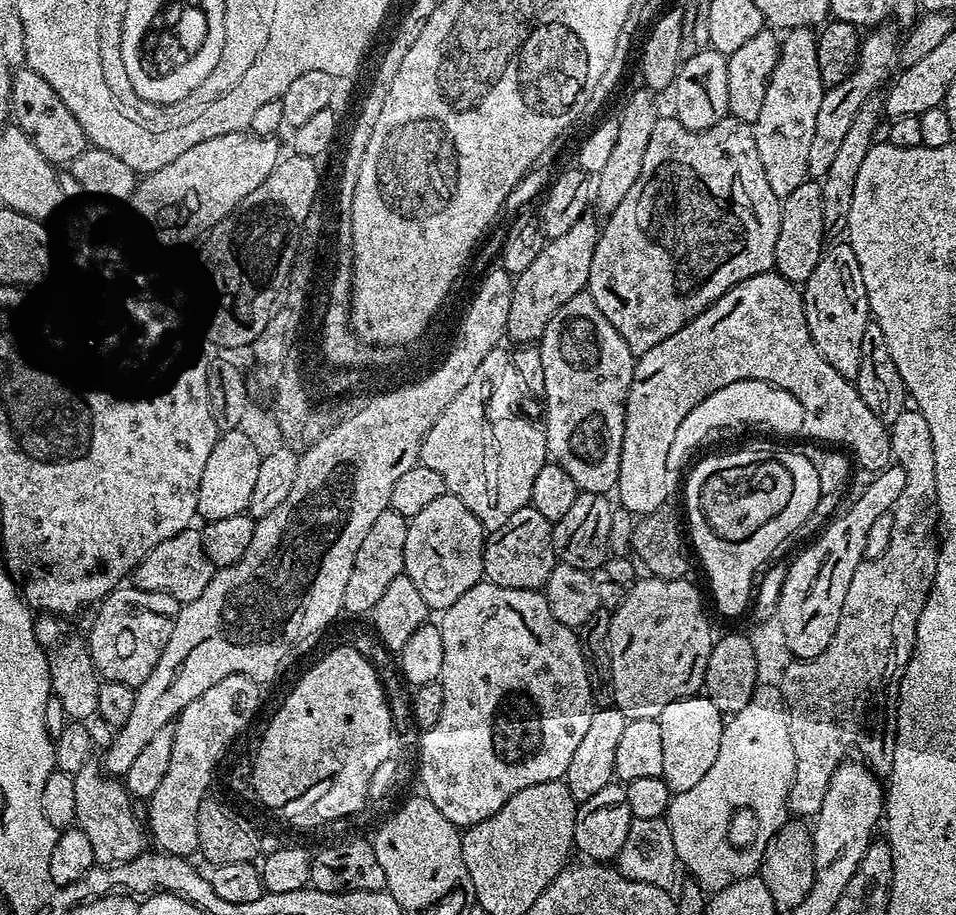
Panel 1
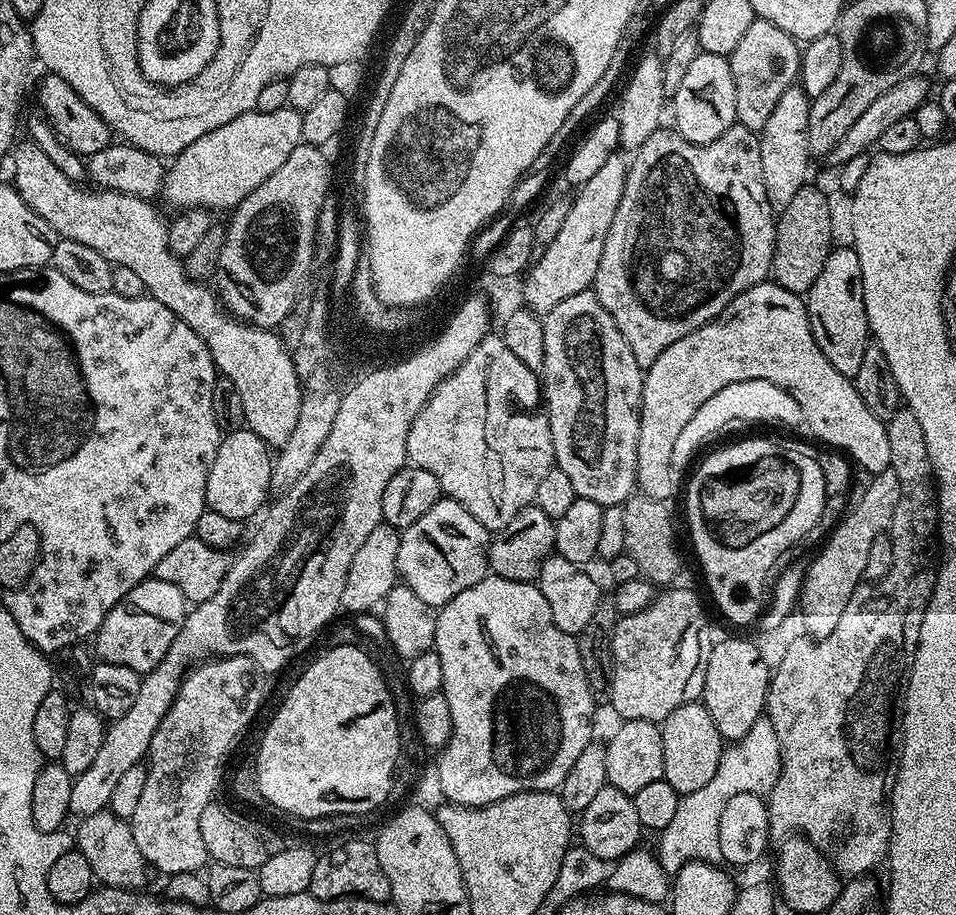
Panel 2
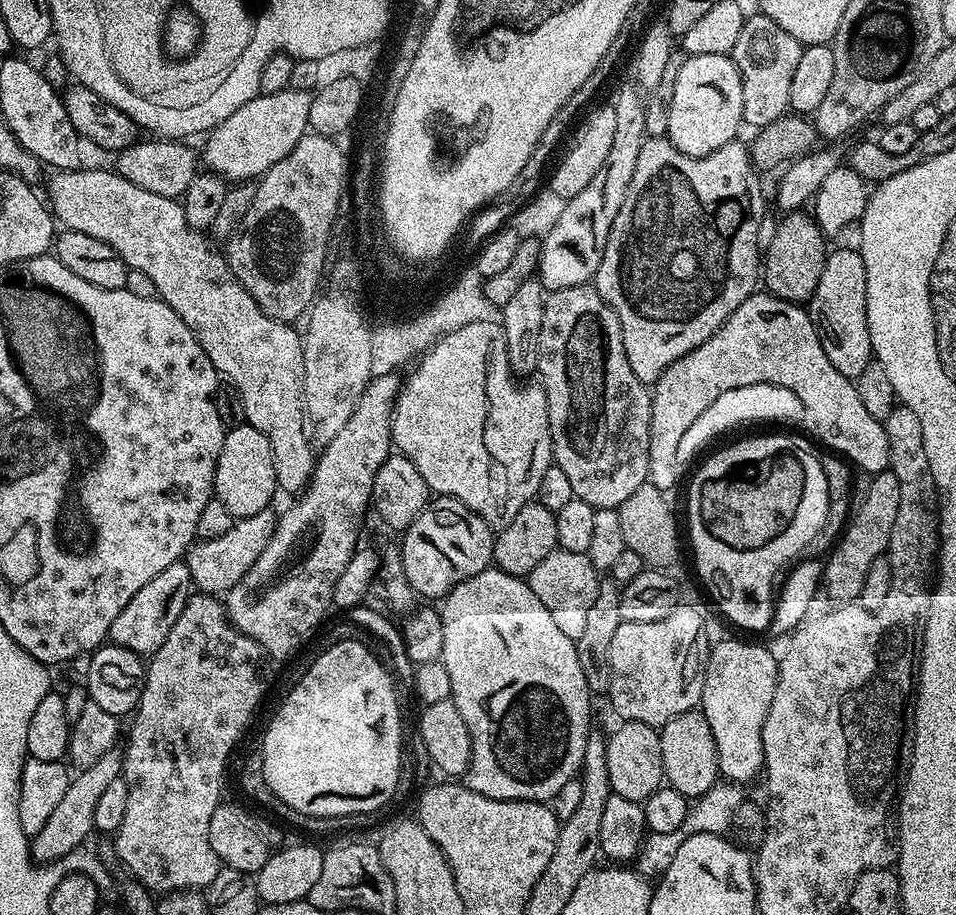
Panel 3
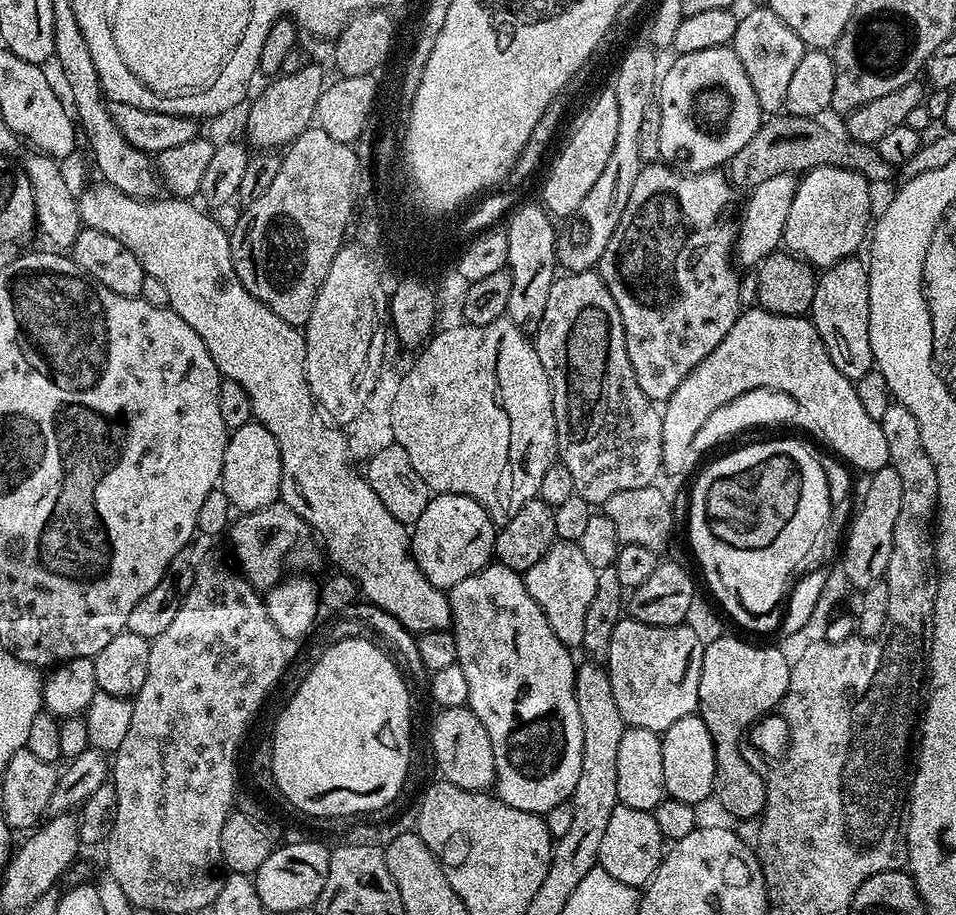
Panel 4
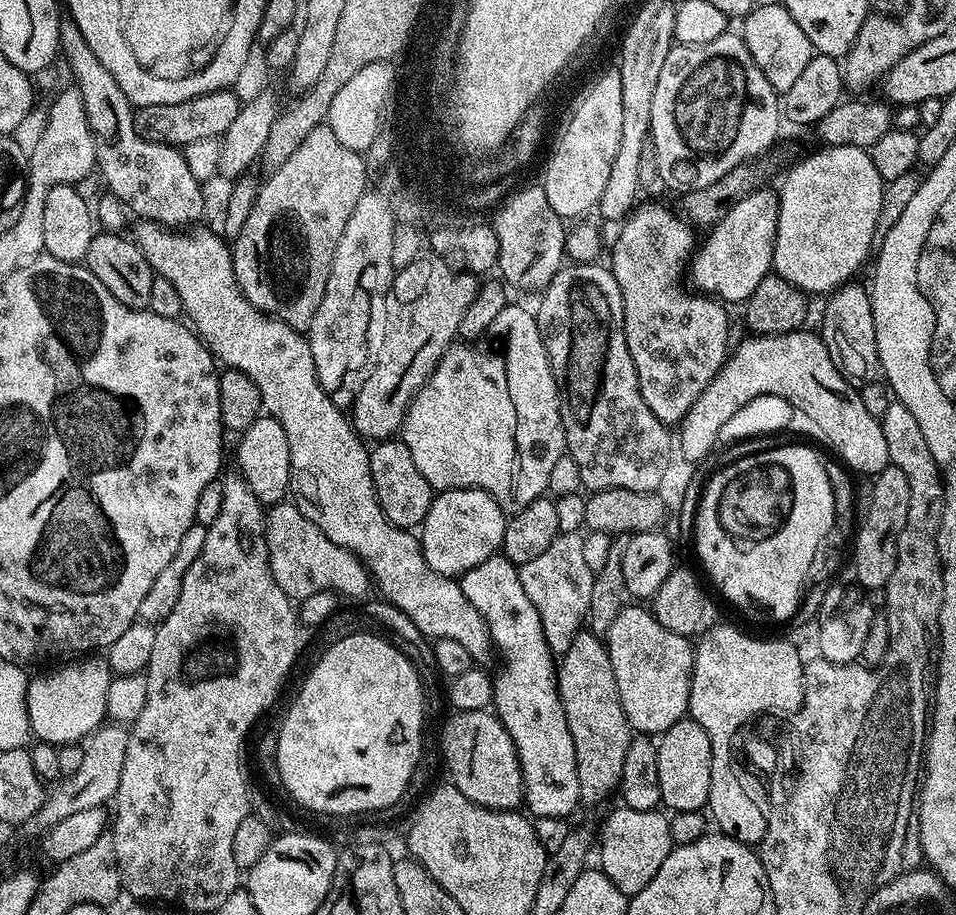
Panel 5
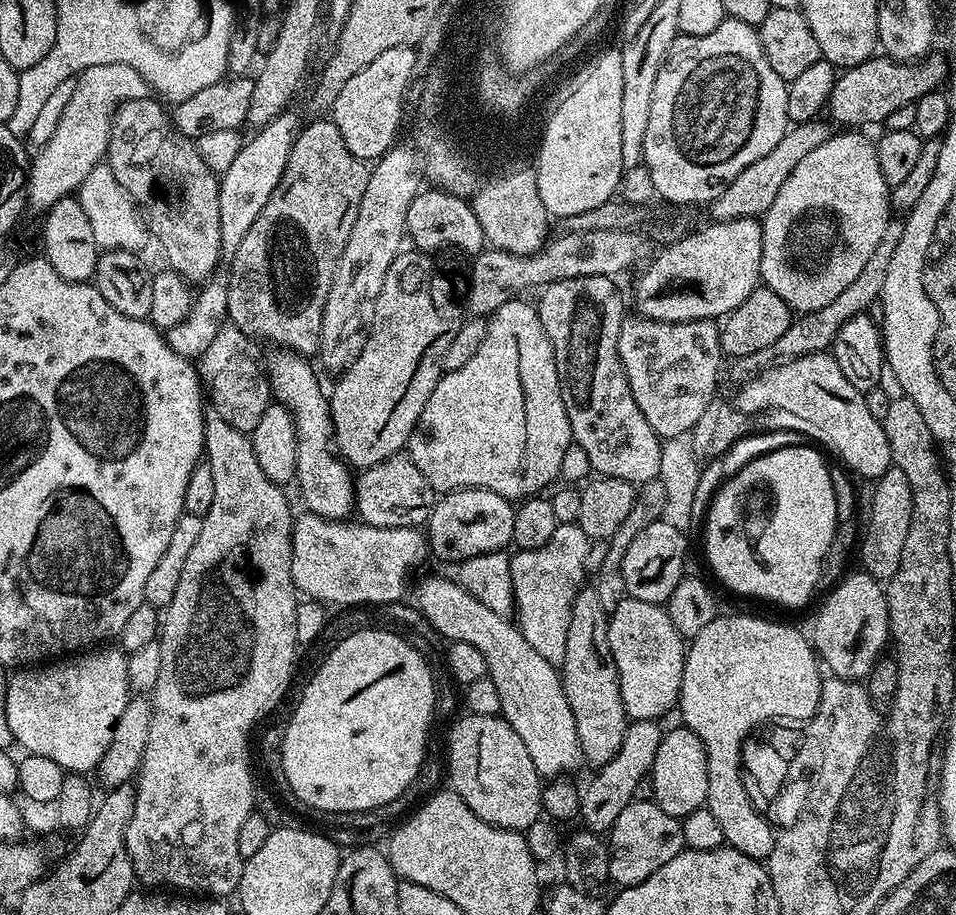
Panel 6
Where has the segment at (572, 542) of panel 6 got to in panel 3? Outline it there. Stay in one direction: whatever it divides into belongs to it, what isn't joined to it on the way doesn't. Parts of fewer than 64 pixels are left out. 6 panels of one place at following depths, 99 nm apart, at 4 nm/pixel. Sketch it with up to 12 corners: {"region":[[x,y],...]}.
{"region":[[557,546],[526,578],[577,640],[602,576],[587,552]]}

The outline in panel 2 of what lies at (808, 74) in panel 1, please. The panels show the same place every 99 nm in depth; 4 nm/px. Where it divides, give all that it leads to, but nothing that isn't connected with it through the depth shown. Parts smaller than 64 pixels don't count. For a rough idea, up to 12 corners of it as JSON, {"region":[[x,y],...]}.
{"region":[[788,88],[758,133],[779,214],[806,187],[812,100]]}

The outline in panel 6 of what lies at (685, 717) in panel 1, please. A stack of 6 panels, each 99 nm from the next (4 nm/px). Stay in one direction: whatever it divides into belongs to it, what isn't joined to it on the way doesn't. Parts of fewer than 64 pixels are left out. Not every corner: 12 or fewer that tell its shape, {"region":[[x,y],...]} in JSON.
{"region":[[683,726],[661,735],[652,799],[683,818],[708,803],[702,738]]}

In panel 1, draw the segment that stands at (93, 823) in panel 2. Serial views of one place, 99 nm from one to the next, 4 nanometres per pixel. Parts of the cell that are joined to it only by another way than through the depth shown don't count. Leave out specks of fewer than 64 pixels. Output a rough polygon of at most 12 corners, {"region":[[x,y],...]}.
{"region":[[89,759],[74,775],[75,827],[96,864],[146,848],[133,797]]}

